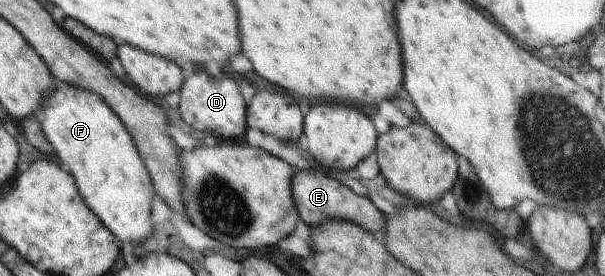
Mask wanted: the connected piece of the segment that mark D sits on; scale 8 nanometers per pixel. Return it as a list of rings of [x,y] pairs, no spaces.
[[[202,67],[184,81],[179,91],[179,111],[182,119],[196,131],[202,131],[217,138],[238,139],[243,137],[247,128],[246,103],[234,79],[224,75],[220,81],[212,78]]]

